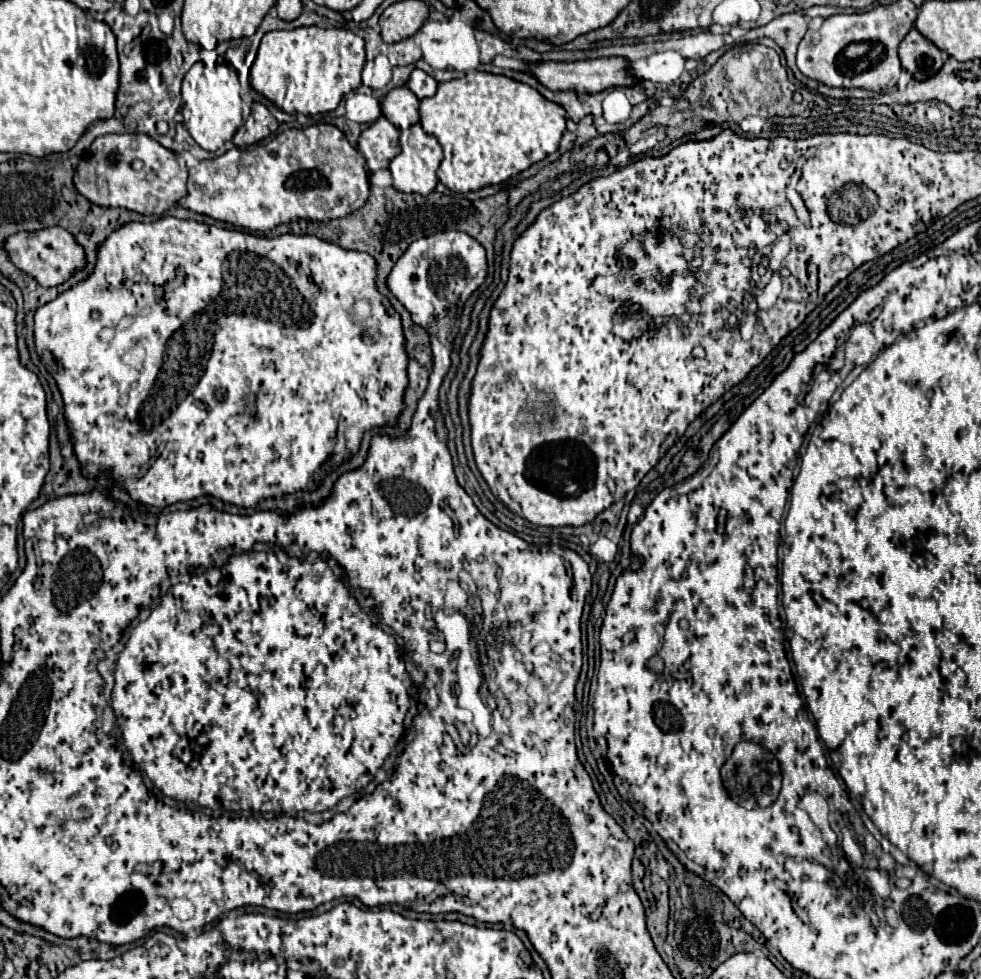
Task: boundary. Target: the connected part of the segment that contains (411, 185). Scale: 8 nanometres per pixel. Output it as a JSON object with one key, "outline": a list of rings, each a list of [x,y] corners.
{"outline":[[[415,124],[407,130],[401,132],[401,154],[397,154],[391,160],[391,174],[393,174],[393,186],[401,192],[413,192],[413,194],[423,194],[427,196],[429,192],[435,190],[437,186],[437,168],[443,160],[443,150],[435,136],[429,136],[423,132],[421,124]]]}

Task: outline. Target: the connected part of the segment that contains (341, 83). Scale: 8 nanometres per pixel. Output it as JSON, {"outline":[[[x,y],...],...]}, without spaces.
{"outline":[[[301,26],[295,30],[275,30],[261,38],[257,58],[251,66],[249,82],[251,86],[269,98],[279,110],[287,114],[307,114],[315,116],[321,112],[331,112],[337,108],[341,98],[361,86],[361,70],[365,64],[365,42],[357,34],[343,28],[319,28]]]}

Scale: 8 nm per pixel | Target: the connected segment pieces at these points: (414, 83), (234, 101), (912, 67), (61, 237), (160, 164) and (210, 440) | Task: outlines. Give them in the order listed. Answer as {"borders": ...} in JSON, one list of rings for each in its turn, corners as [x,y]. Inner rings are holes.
{"borders":[[[[415,68],[415,70],[411,72],[411,78],[409,78],[407,86],[413,90],[413,94],[415,94],[419,100],[433,96],[435,90],[437,90],[435,78],[429,76],[429,74],[425,74],[425,72],[419,70],[419,68]]],[[[197,62],[183,78],[183,124],[189,130],[191,138],[203,148],[203,150],[217,150],[227,140],[233,138],[233,134],[243,126],[251,114],[253,104],[248,83],[240,83],[237,69],[227,64],[215,64],[213,68],[207,68],[203,62]]],[[[911,28],[911,32],[899,44],[899,60],[901,68],[917,80],[935,76],[935,72],[939,72],[939,68],[943,68],[945,64],[943,52],[915,28]]],[[[43,228],[37,232],[17,232],[13,236],[9,236],[3,244],[9,260],[25,274],[29,274],[31,278],[35,278],[41,286],[57,286],[61,282],[65,282],[75,270],[81,270],[85,266],[85,254],[83,248],[75,242],[75,238],[59,228]]],[[[105,134],[83,154],[75,172],[77,190],[99,206],[127,208],[145,216],[155,216],[177,206],[187,196],[187,166],[173,150],[163,148],[145,134]]],[[[163,216],[153,222],[123,224],[123,228],[117,228],[103,240],[103,244],[99,244],[93,272],[77,286],[61,292],[55,300],[39,306],[35,312],[35,346],[51,352],[53,362],[59,368],[53,378],[63,396],[63,414],[77,460],[95,464],[107,478],[127,490],[131,500],[157,508],[199,496],[213,496],[225,504],[251,508],[265,498],[281,498],[297,490],[315,490],[325,474],[333,472],[331,466],[335,454],[341,454],[341,458],[347,460],[359,450],[367,430],[395,426],[399,414],[405,410],[407,350],[403,348],[403,326],[401,320],[395,318],[395,314],[389,314],[383,306],[383,294],[375,288],[375,276],[377,264],[371,254],[345,250],[337,244],[319,240],[317,236],[283,234],[279,238],[263,238],[195,220],[177,220],[173,216]],[[363,298],[369,302],[369,314],[357,316],[353,306]],[[231,310],[237,318],[219,318],[219,314],[231,314]],[[387,324],[397,326],[397,330],[385,330]],[[103,330],[111,330],[111,338],[105,338]]]]}

